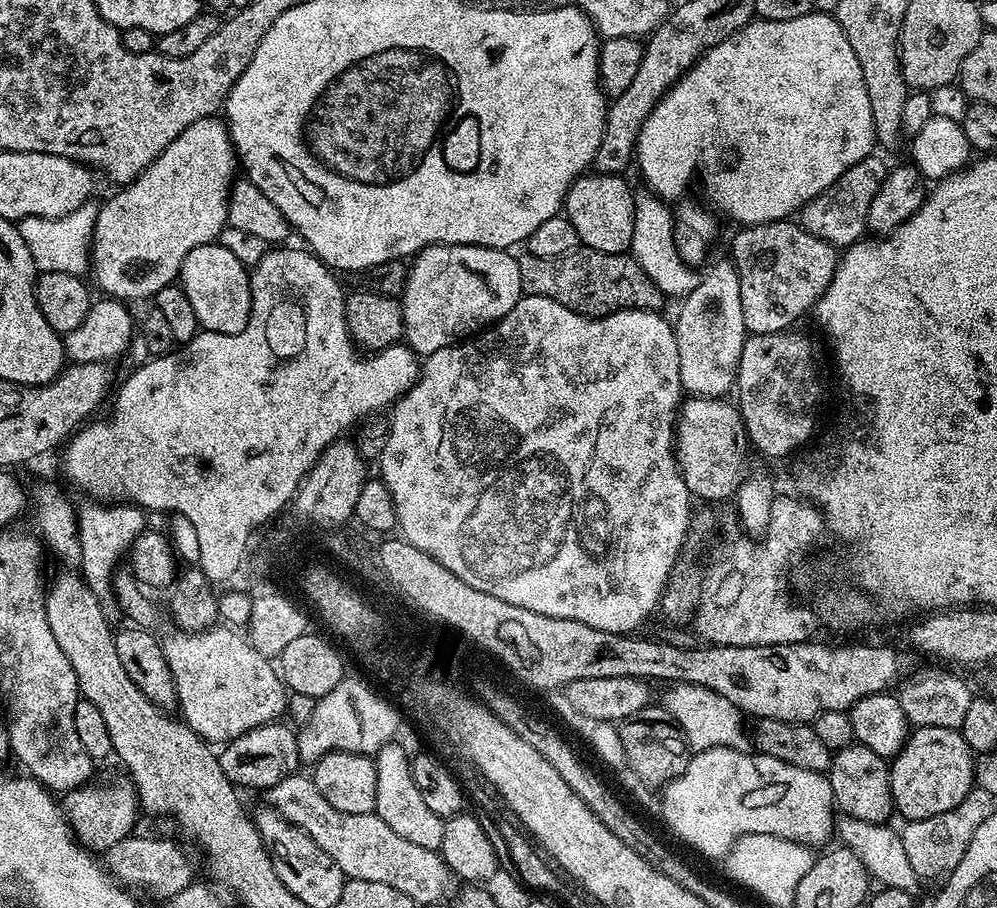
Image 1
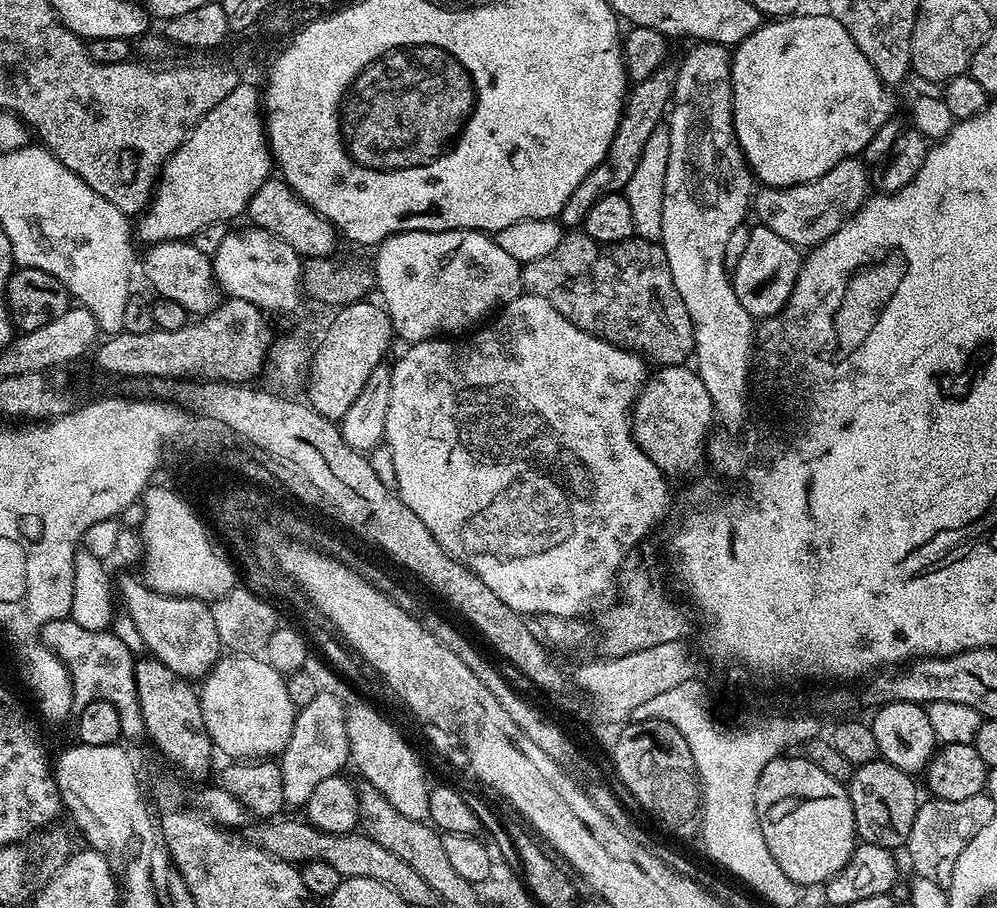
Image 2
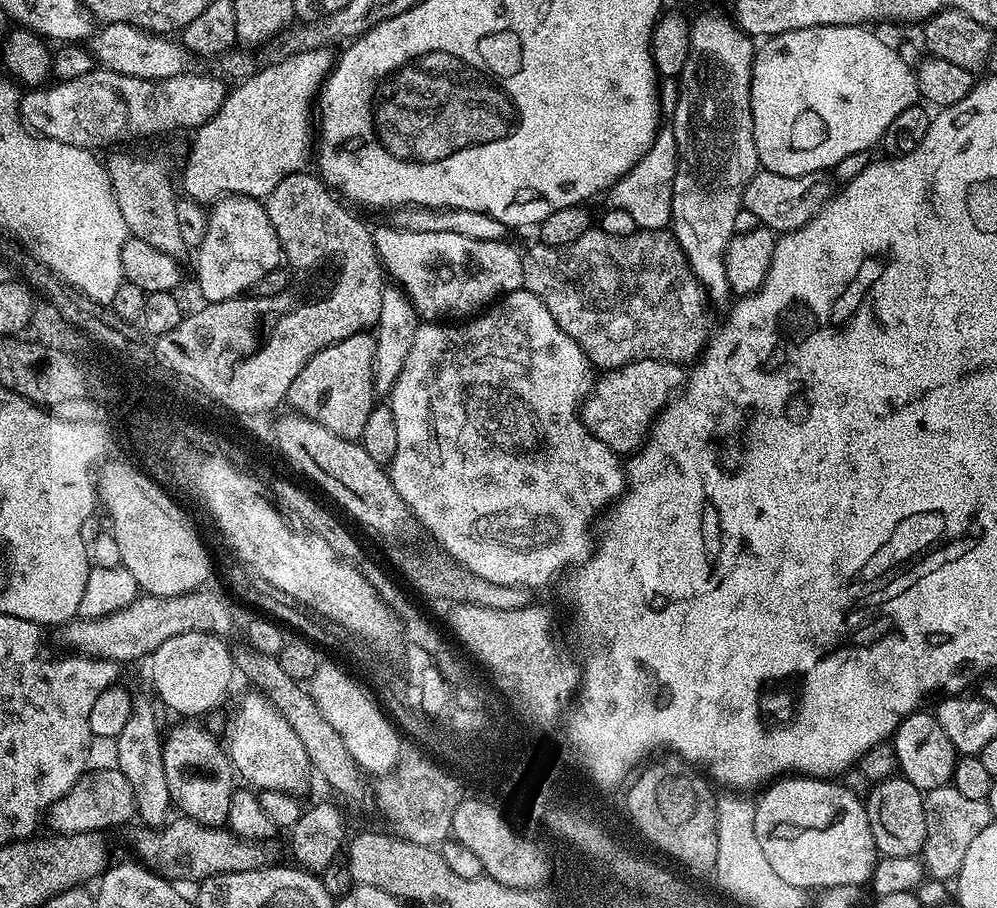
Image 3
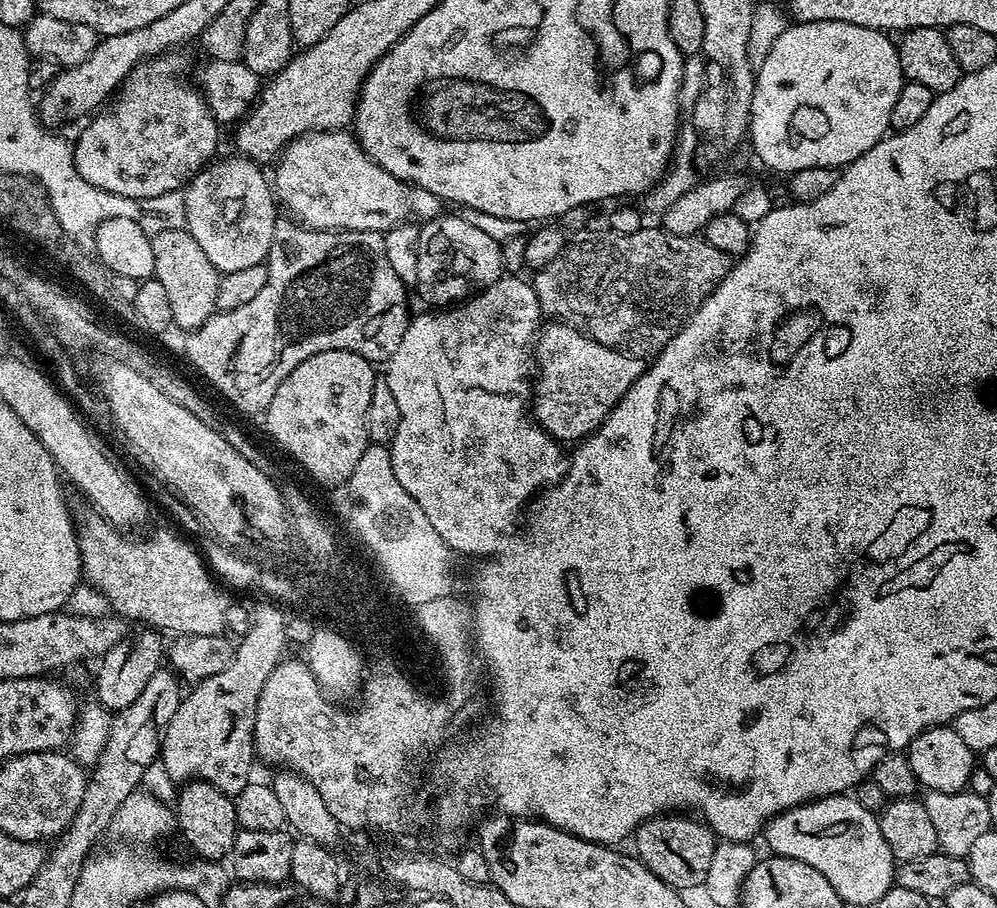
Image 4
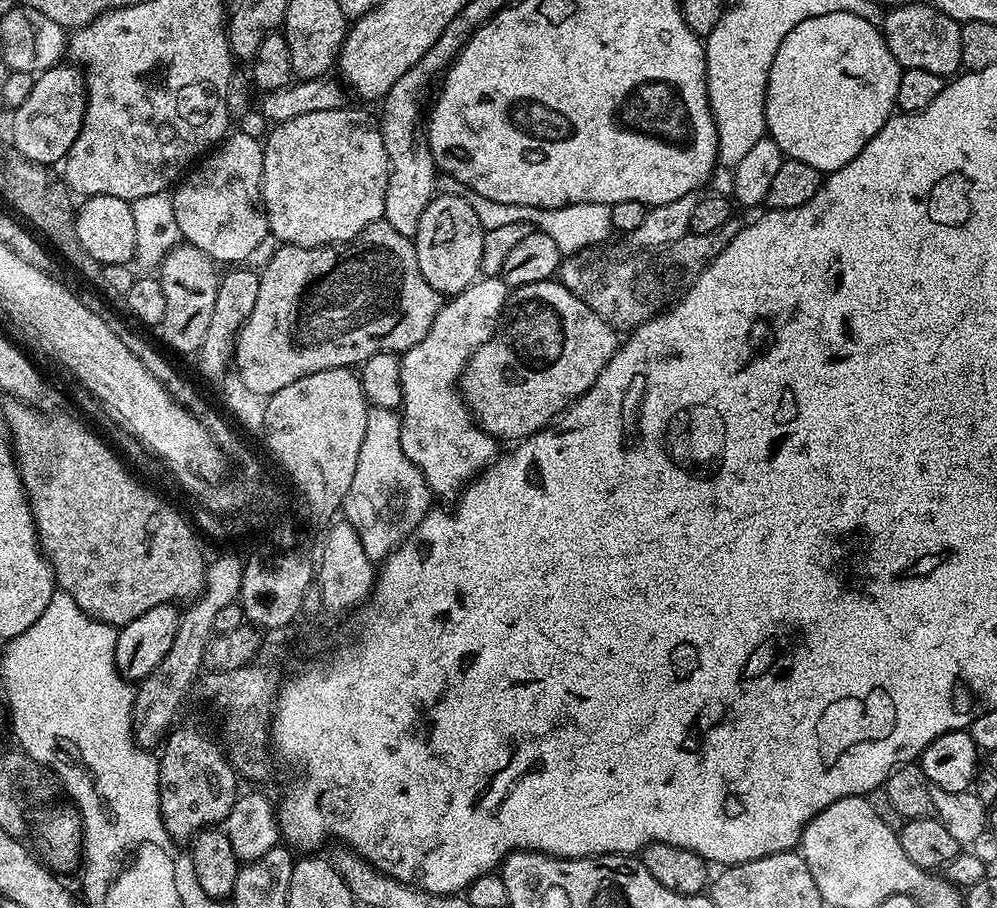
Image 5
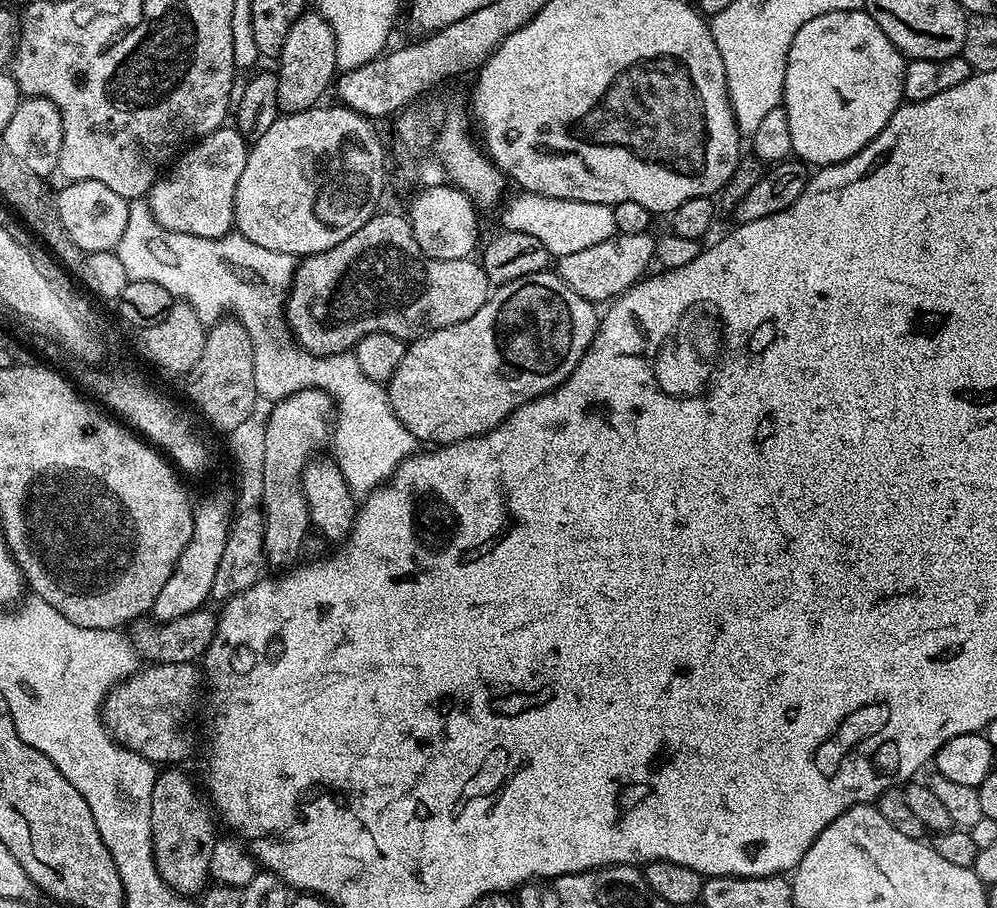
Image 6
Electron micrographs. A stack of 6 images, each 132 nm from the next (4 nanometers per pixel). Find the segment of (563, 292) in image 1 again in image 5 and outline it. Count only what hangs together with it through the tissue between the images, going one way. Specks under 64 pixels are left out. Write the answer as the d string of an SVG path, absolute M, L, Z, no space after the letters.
M727 220L710 234L691 234L686 242L668 244L655 250L632 250L629 251L629 256L592 256L596 254L591 251L575 252L574 255L561 259L558 279L566 286L566 290L570 290L570 294L586 302L586 306L590 306L590 310L594 310L594 314L598 314L612 329L634 330L638 325L651 320L653 316L660 315L688 291L689 286L702 274L702 270L706 270L706 266L714 262L714 258L718 258L718 254L722 254L722 250L726 250L730 242L734 242L742 227L741 221L738 220Z

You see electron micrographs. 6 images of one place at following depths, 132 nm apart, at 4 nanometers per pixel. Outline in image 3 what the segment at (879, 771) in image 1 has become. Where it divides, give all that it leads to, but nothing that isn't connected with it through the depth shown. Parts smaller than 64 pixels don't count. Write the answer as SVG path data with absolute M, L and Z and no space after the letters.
M899 774L878 780L864 800L864 809L870 822L870 834L874 834L874 846L881 857L906 858L920 856L926 842L926 810L924 793Z

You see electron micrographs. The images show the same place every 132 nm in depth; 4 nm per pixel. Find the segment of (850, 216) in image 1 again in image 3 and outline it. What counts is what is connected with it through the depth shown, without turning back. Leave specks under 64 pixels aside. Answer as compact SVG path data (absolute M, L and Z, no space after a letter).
M757 170L744 191L742 208L743 211L758 217L763 227L770 228L777 234L783 234L806 226L810 218L817 216L828 205L833 195L833 181L822 172L811 172L801 176L783 176Z

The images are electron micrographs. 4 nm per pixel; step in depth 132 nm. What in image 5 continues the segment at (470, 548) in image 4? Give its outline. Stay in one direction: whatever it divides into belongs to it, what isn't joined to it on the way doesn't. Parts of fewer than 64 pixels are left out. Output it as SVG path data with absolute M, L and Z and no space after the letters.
M499 275L486 276L477 279L476 283L451 297L447 302L441 303L426 338L422 338L418 346L414 346L400 356L400 385L404 395L400 416L402 450L428 483L429 493L433 497L441 496L449 502L455 501L466 485L475 480L498 456L496 437L489 436L480 427L468 405L465 404L464 397L458 391L460 373L463 372L464 365L485 342L496 335L498 325L505 315L504 303L507 300L509 303L510 300L510 289L503 279Z

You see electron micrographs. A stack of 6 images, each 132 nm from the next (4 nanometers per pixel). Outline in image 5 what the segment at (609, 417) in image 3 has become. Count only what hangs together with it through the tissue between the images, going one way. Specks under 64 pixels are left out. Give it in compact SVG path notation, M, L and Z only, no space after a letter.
M553 278L543 280L542 282L530 282L526 286L515 289L514 304L516 300L516 309L507 317L506 323L497 331L492 339L484 343L481 348L469 358L468 363L464 365L463 372L460 373L460 382L458 391L464 397L465 404L468 405L473 417L478 421L481 428L488 433L489 436L495 436L497 441L512 440L511 442L519 442L528 436L533 436L535 432L541 432L543 428L548 427L553 420L562 412L567 412L576 399L582 394L586 394L594 386L594 382L598 378L598 374L602 374L602 370L608 365L609 358L616 353L618 347L617 333L609 326L604 319L598 314L594 314L594 310L590 310L590 306L586 306L586 302L582 302L574 294L570 294L570 290L566 290L566 286L560 283L559 279Z

